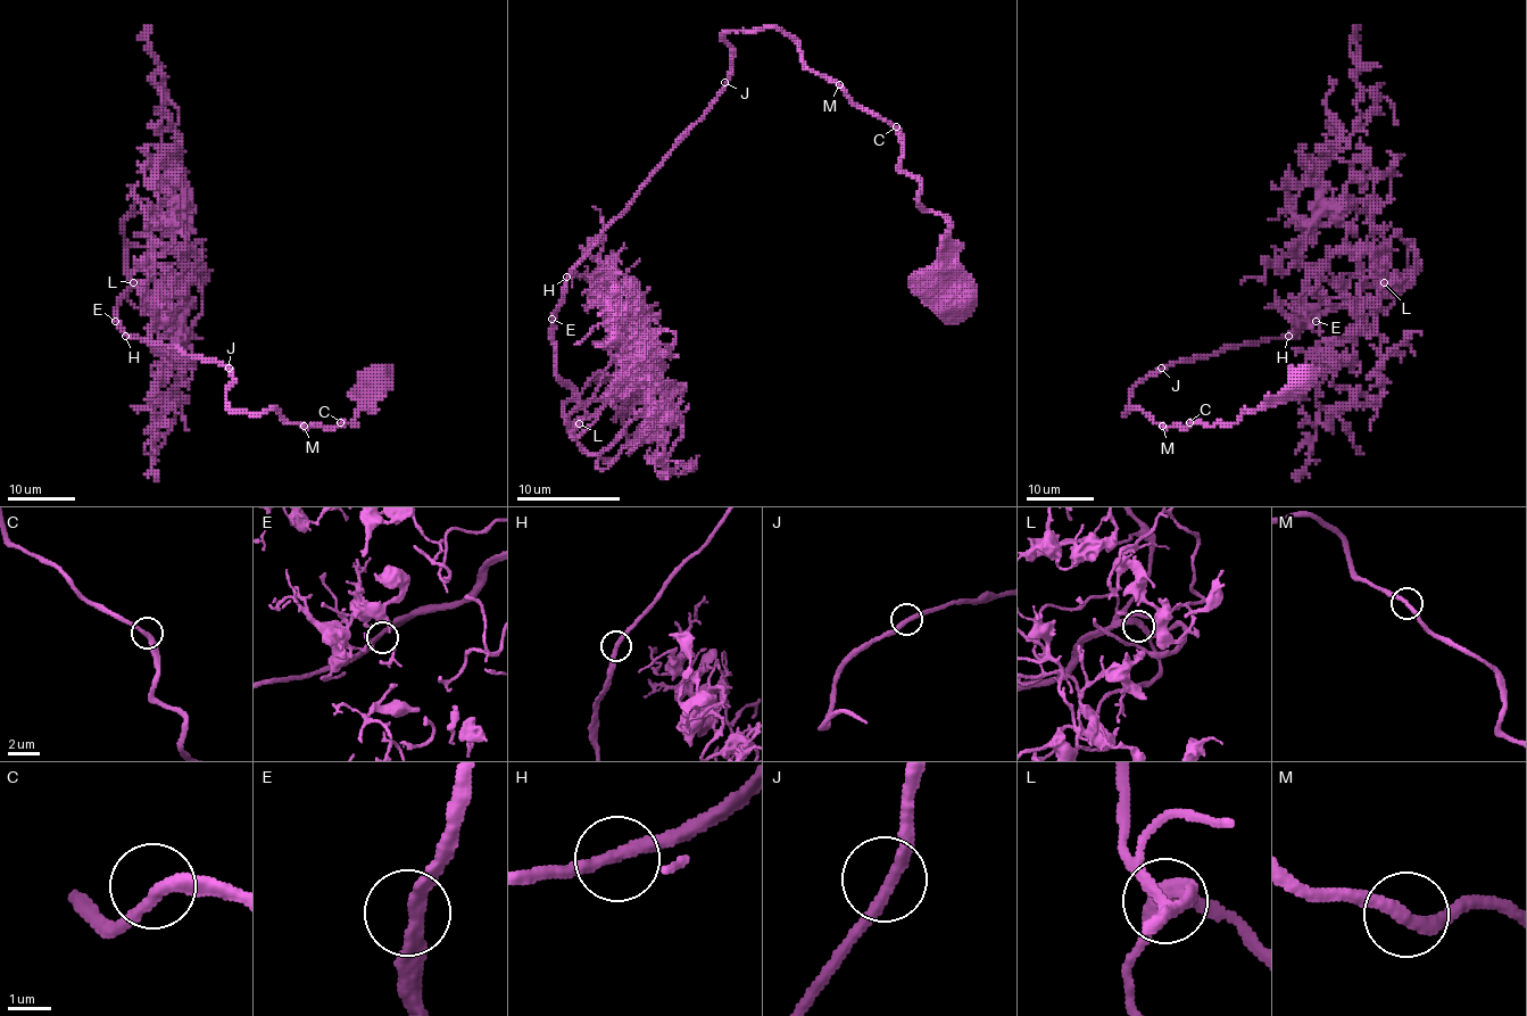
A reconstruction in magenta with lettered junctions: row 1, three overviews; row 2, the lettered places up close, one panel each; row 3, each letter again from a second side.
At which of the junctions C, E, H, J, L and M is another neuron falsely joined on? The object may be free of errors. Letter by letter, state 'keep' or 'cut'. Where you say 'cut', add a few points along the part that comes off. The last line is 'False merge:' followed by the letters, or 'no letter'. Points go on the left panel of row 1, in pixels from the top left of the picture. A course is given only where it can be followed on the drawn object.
C: keep
E: keep
H: keep
J: keep
L: keep
M: keep
False merge: no letter

